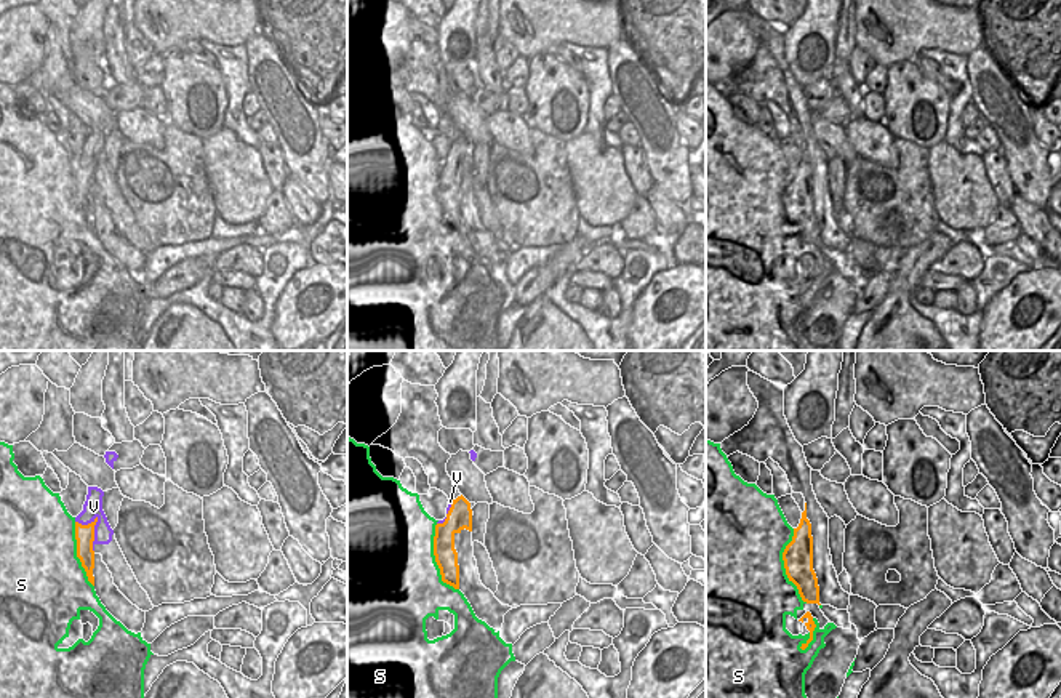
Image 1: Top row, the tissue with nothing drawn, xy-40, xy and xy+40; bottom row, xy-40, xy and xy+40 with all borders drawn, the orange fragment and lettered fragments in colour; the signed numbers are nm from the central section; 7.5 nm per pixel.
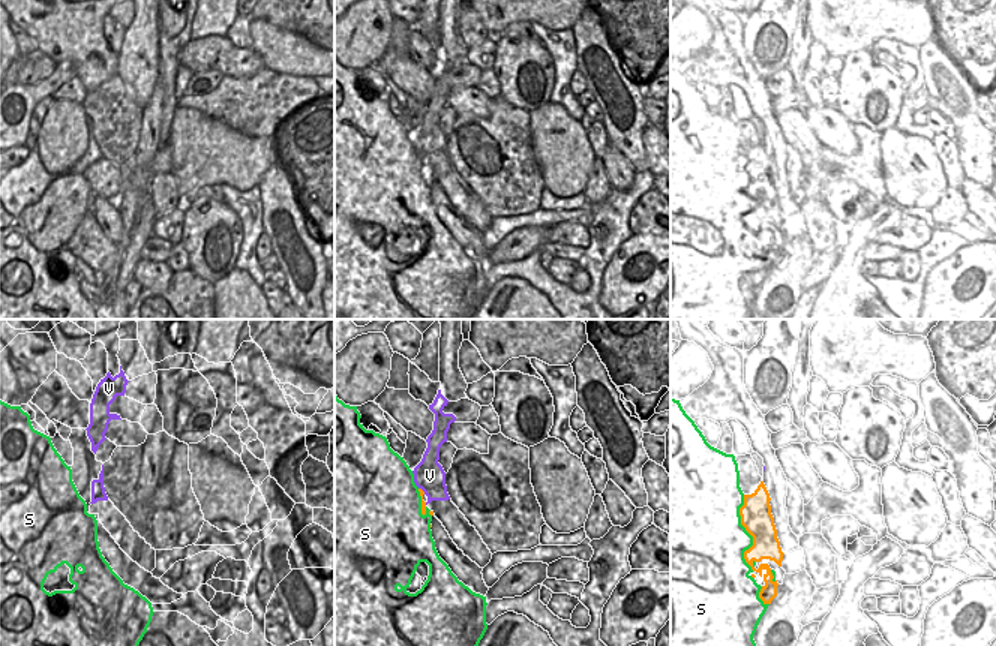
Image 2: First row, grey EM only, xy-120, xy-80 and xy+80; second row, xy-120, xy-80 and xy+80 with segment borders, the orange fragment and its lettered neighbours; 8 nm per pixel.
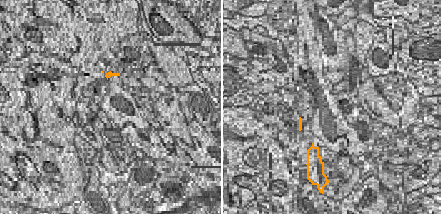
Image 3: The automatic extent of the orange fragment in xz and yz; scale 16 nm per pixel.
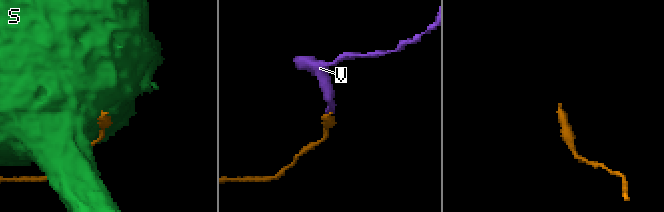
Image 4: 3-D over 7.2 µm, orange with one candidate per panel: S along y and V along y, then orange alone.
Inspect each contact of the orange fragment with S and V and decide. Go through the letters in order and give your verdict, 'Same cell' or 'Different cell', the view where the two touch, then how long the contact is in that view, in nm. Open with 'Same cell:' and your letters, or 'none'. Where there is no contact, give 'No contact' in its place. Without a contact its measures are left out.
Same cell: V
S: Different cell. Touches orange in xy+40. Shared border 550 nm
V: Same cell. Touches orange in xy-40. Shared border 280 nm

